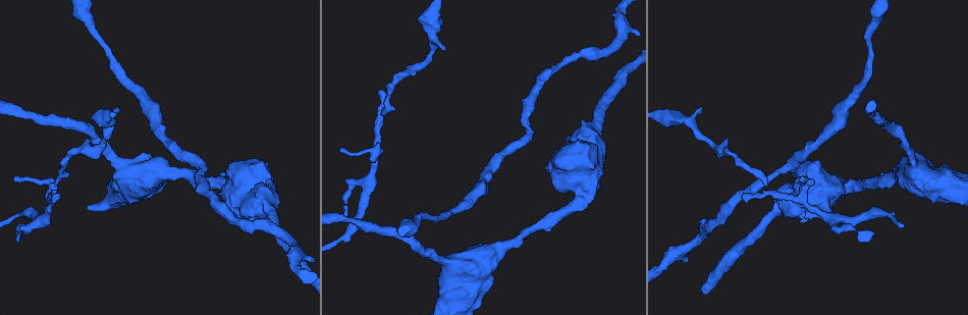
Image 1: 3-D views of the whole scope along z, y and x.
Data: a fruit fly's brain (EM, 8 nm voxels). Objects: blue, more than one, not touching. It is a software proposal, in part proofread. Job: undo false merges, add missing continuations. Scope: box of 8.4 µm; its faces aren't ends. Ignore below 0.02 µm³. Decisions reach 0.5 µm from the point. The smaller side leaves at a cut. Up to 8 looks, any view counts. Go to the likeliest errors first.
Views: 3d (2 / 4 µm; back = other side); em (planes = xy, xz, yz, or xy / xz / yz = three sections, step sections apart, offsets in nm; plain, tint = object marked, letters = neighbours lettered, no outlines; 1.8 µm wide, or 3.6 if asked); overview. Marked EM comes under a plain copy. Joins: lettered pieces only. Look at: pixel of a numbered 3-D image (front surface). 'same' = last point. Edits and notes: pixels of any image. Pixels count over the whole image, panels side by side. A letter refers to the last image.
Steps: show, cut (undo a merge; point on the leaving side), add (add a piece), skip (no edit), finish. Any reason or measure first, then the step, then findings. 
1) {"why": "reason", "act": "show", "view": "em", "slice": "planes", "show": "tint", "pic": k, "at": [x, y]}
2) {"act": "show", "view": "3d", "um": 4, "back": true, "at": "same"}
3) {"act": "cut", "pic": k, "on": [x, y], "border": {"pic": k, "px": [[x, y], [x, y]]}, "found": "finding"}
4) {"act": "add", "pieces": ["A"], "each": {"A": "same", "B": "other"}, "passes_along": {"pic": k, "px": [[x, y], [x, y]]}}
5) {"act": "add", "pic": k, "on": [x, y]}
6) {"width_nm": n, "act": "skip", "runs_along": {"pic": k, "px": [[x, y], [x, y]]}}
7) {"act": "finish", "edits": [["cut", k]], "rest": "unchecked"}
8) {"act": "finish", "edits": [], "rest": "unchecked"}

{"why": "branch stops here", "act": "show", "view": "3d", "um": 4, "pic": 1, "at": [701, 107]}

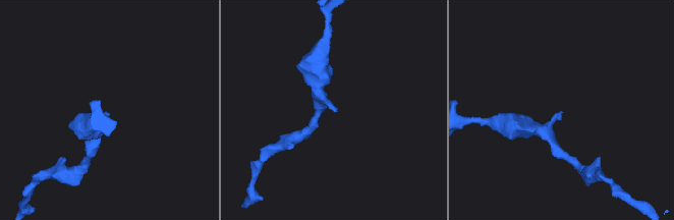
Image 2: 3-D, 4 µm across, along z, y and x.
{"act": "show", "view": "em", "slice": "xz", "step": 4, "show": "tint", "pic": 2, "at": [561, 113]}

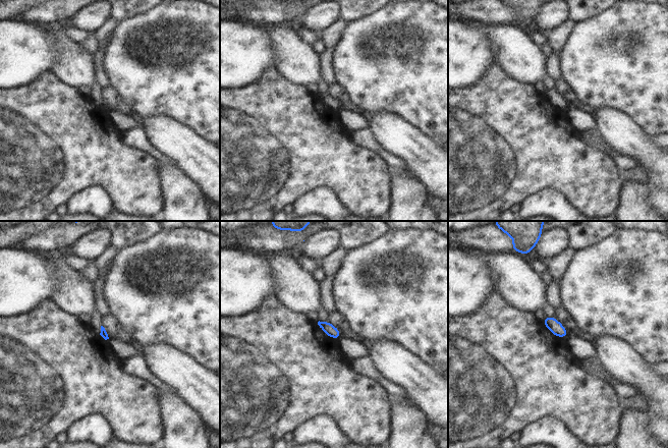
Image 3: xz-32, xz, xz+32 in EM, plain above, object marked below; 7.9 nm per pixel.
{"why": "cut it another way", "act": "show", "view": "em", "slice": "planes", "show": "letters", "at": "same"}

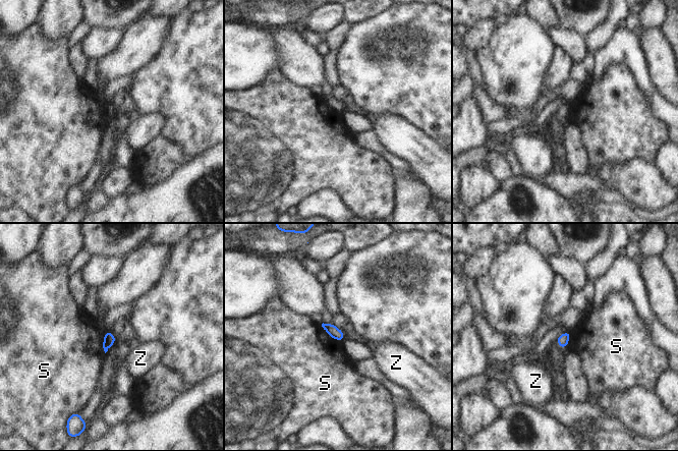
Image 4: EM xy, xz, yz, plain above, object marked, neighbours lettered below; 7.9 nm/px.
{"act": "skip", "each": {"S": "other", "Z": "other"}, "border": {"pic": 4, "px": [[107, 329], [102, 343], [104, 352]]}, "found": "none of them fits"}

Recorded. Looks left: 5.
{"why": "an open end", "act": "show", "view": "3d", "um": 2, "pic": 1, "at": [867, 242]}

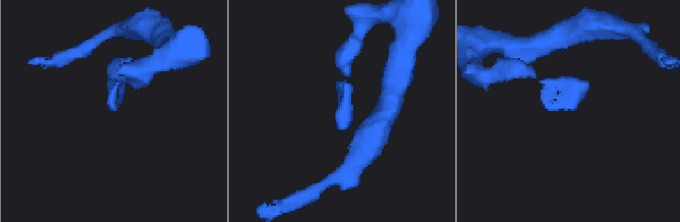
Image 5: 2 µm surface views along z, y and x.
{"why": "need the tissue", "act": "show", "view": "em", "slice": "planes", "show": "letters", "pic": 5, "at": [110, 108]}

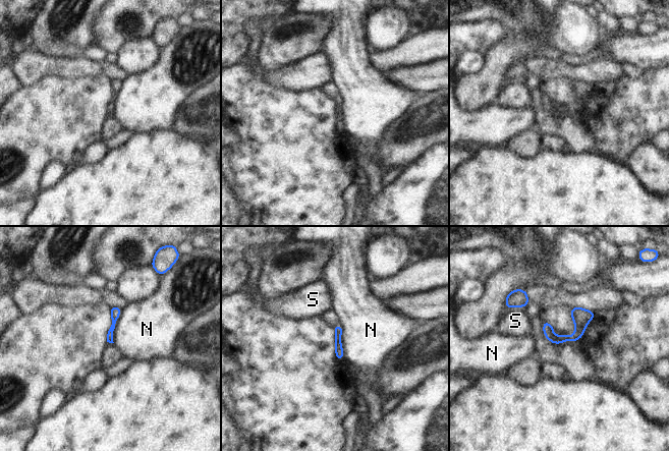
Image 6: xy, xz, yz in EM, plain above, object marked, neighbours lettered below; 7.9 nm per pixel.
{"act": "skip", "each": {"N": "other", "S": "other"}, "runs_along": {"pic": 6, "px": [[592, 314], [572, 338], [546, 332]]}, "found": "no lettered piece goes on from it"}

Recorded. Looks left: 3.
{"why": "thick turns thin", "act": "show", "view": "em", "um": 3.6, "slice": "xy", "step": 16, "show": "tint", "pic": 1, "at": [584, 186]}

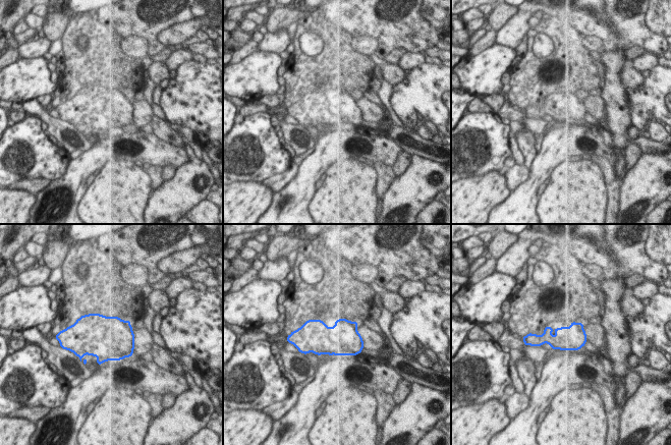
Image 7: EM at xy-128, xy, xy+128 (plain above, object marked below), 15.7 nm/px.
{"why": "cut it another way", "act": "show", "view": "em", "um": 3.6, "slice": "planes", "show": "letters", "at": "same"}

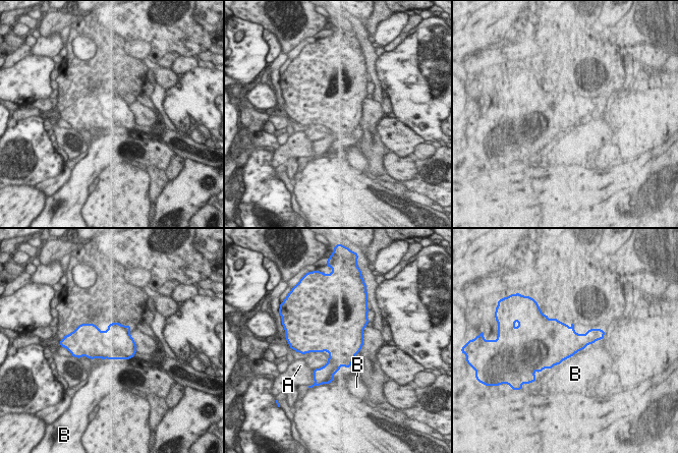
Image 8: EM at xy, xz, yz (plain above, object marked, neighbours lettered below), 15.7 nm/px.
{"act": "skip", "each": {"A": "other", "B": "other"}, "found": "continuous, no second neuron"}

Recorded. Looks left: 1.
{"act": "finish", "edits": [], "rest": "unchecked"}

